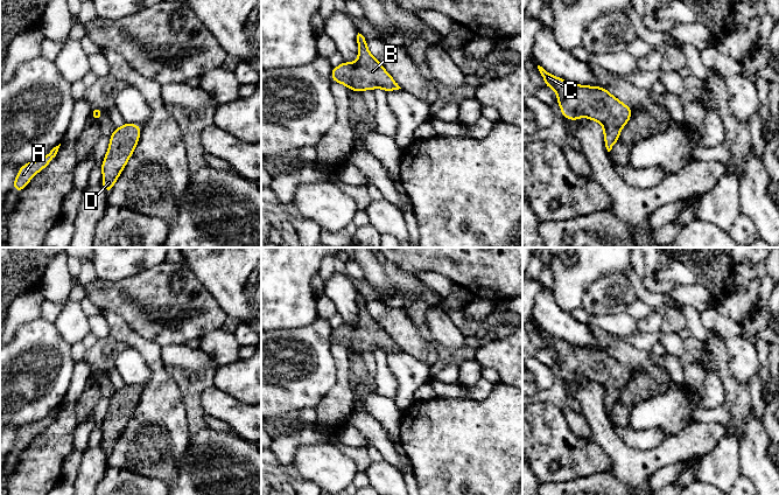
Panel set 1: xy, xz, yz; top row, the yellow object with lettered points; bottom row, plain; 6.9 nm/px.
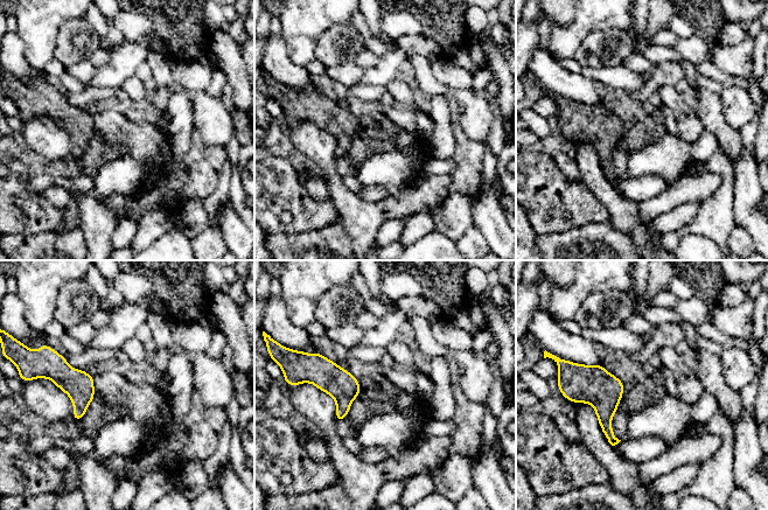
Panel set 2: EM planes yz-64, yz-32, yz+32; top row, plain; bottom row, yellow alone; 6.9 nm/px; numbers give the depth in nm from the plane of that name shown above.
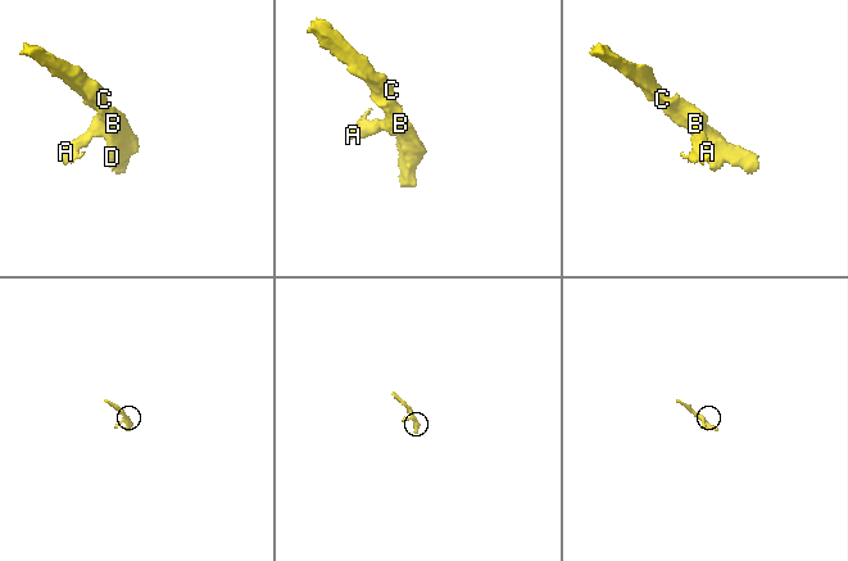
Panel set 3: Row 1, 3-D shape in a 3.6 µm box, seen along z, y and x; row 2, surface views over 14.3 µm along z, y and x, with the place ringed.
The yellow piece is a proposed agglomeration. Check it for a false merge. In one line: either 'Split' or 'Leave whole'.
Leave whole

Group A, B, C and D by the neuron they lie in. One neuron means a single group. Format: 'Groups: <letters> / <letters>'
Groups: A B C D

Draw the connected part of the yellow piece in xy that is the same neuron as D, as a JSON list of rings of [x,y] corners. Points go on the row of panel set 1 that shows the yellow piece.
[[[125,123],[115,127],[110,137],[110,145],[100,166],[103,172],[101,186],[108,194],[122,169],[132,156],[141,134],[141,126]]]

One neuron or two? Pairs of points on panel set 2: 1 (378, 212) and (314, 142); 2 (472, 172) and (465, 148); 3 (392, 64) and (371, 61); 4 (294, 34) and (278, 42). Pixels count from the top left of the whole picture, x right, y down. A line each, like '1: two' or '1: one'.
1: one
2: one
3: two
4: two

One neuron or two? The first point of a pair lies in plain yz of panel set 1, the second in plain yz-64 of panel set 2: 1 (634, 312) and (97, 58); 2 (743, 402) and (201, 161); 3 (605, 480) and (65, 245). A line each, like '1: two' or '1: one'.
1: one
2: one
3: one

